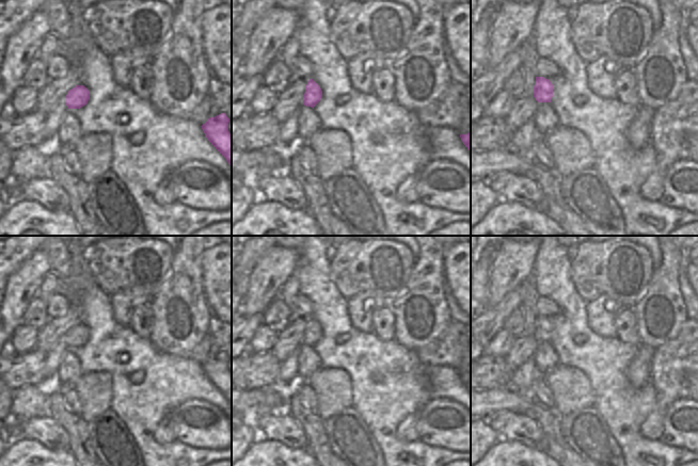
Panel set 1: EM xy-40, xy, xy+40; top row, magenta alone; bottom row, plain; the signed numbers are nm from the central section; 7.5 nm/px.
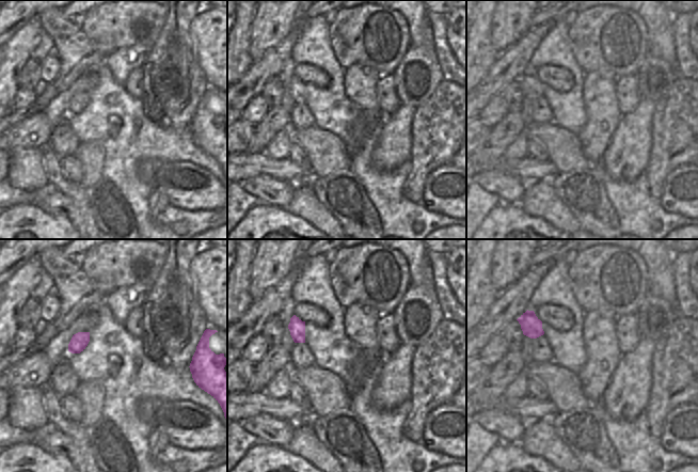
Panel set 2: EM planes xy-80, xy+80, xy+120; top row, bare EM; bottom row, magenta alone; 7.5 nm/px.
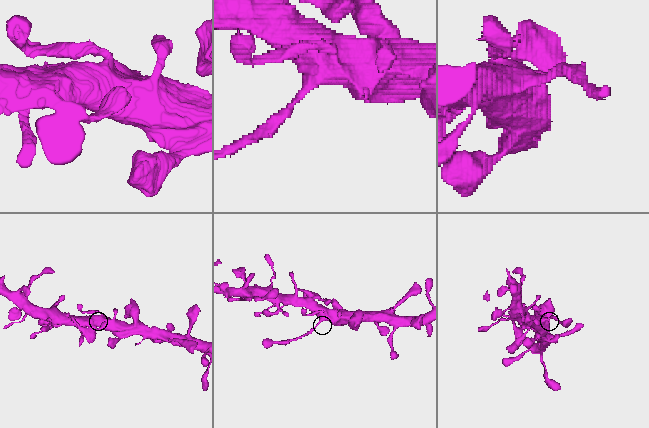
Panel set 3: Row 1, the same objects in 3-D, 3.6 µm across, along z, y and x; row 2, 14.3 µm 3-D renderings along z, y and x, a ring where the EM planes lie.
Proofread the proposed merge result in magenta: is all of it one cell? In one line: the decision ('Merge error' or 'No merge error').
Merge error.

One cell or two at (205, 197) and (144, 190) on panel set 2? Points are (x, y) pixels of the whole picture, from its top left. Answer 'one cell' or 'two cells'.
two cells

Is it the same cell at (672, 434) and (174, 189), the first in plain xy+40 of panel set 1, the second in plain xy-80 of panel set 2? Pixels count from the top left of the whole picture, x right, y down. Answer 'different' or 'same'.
same

